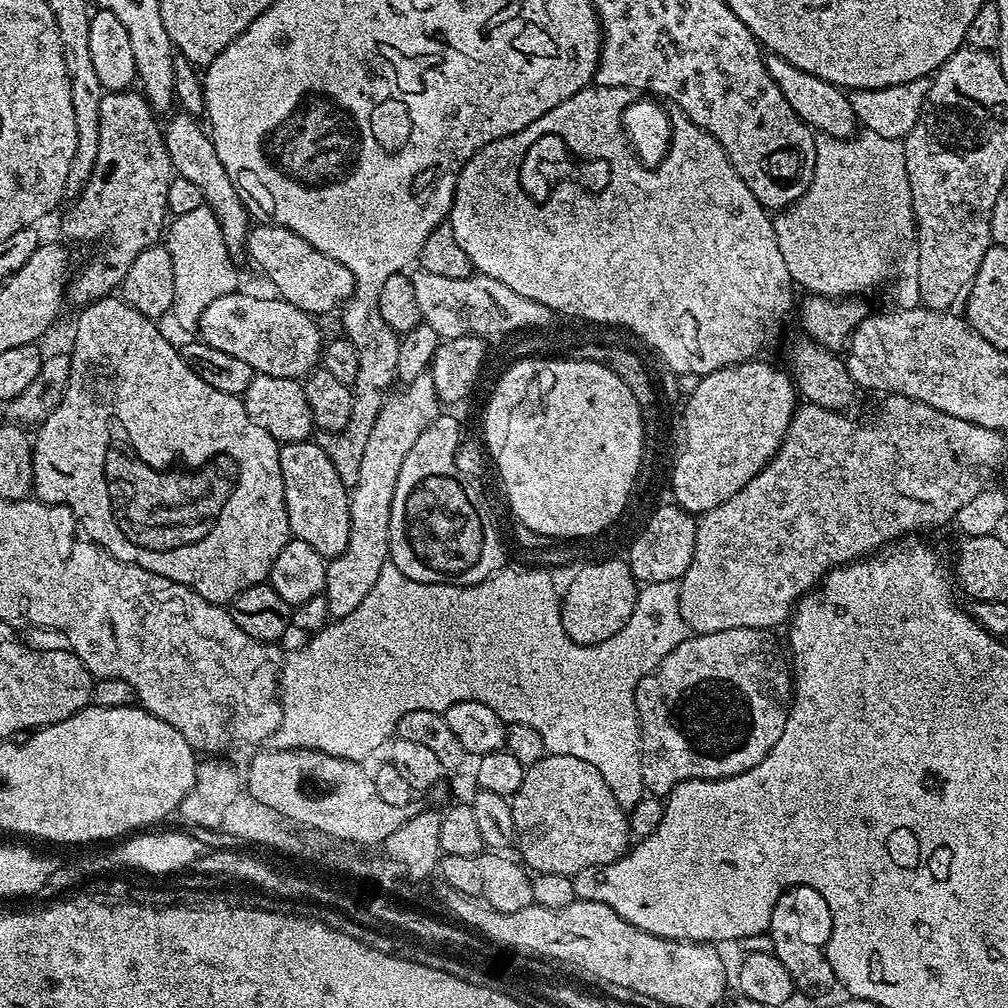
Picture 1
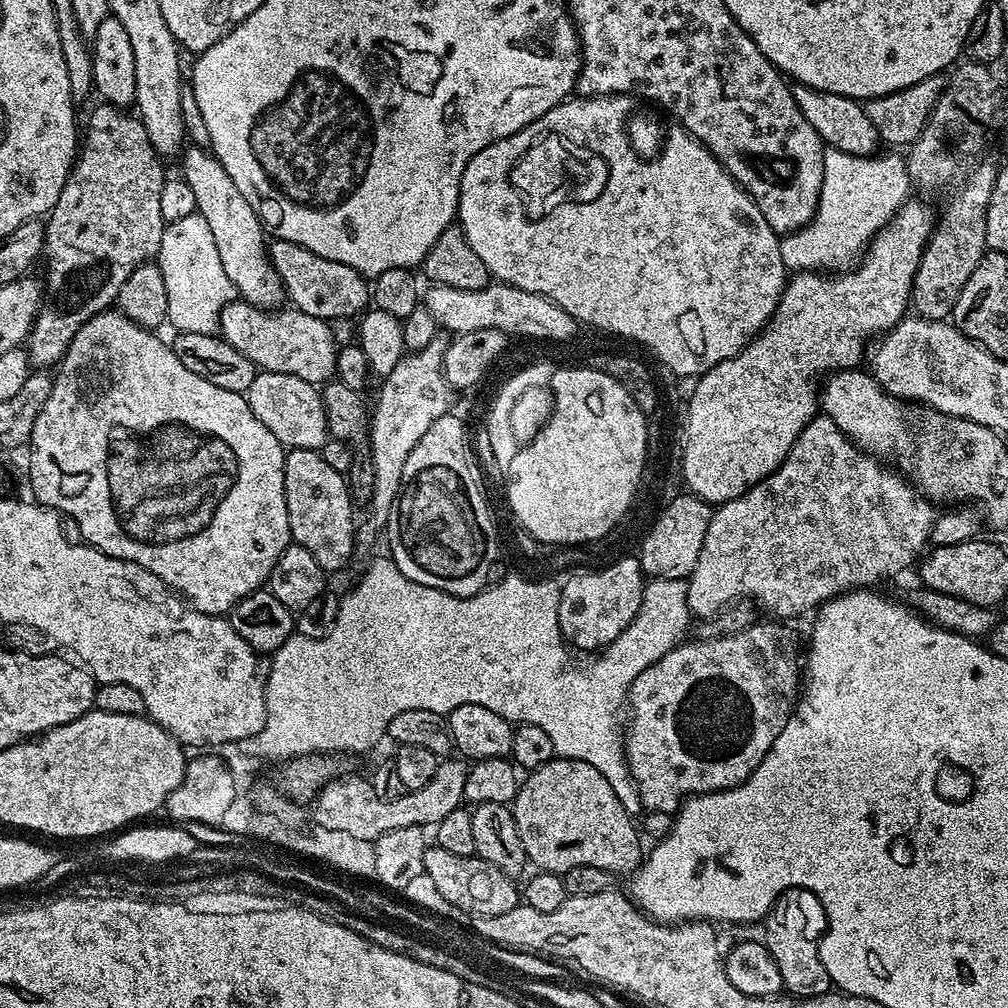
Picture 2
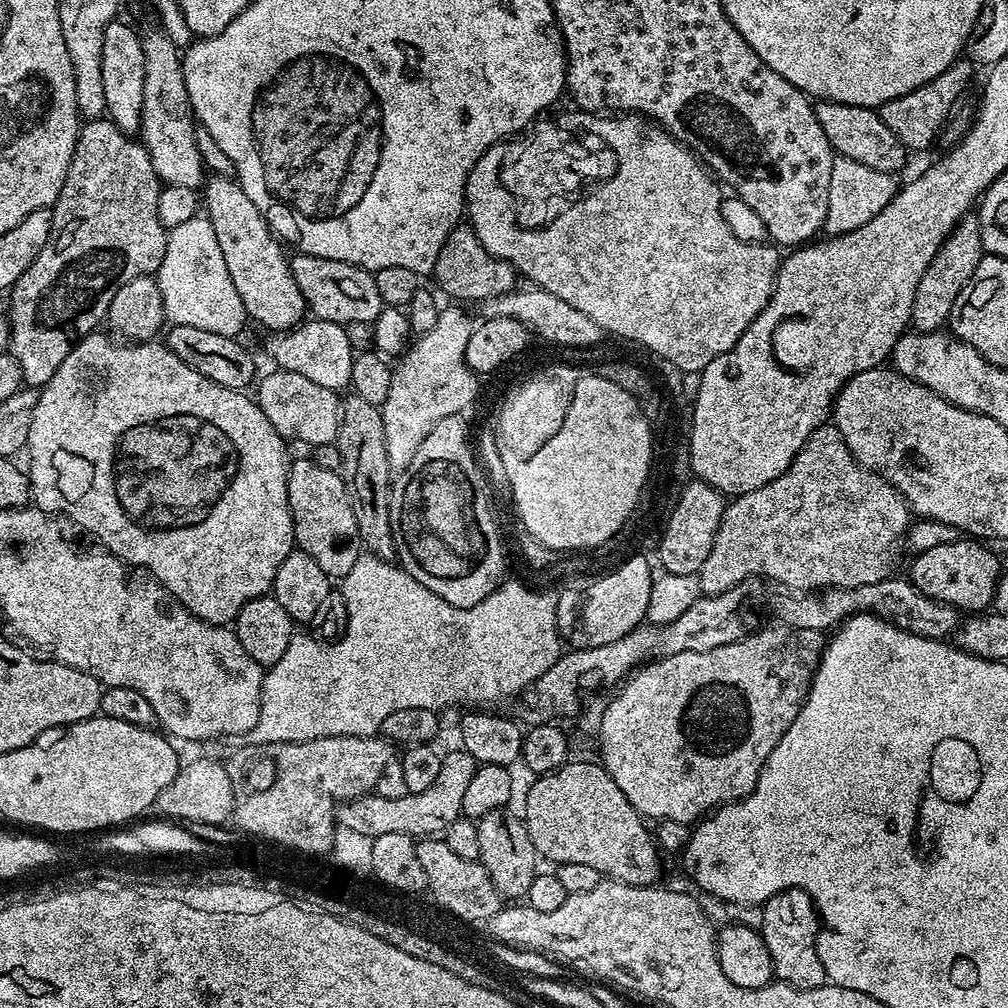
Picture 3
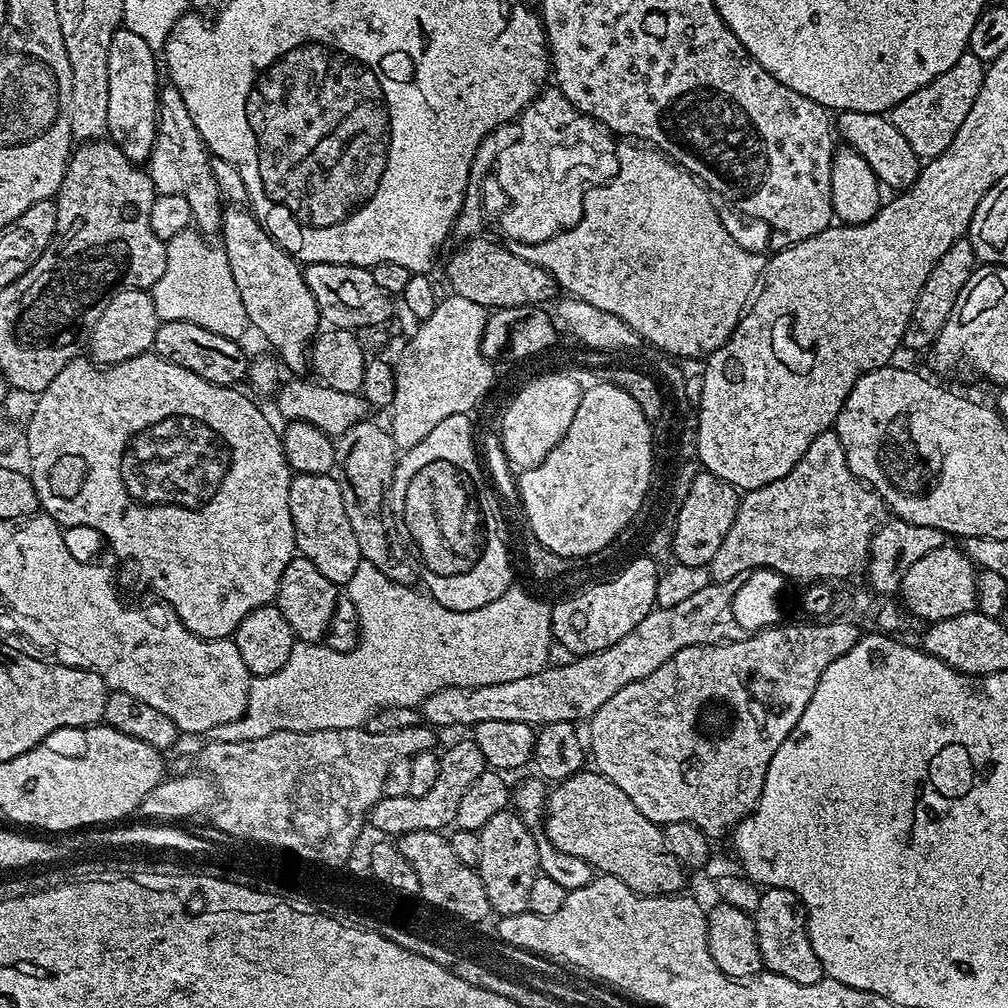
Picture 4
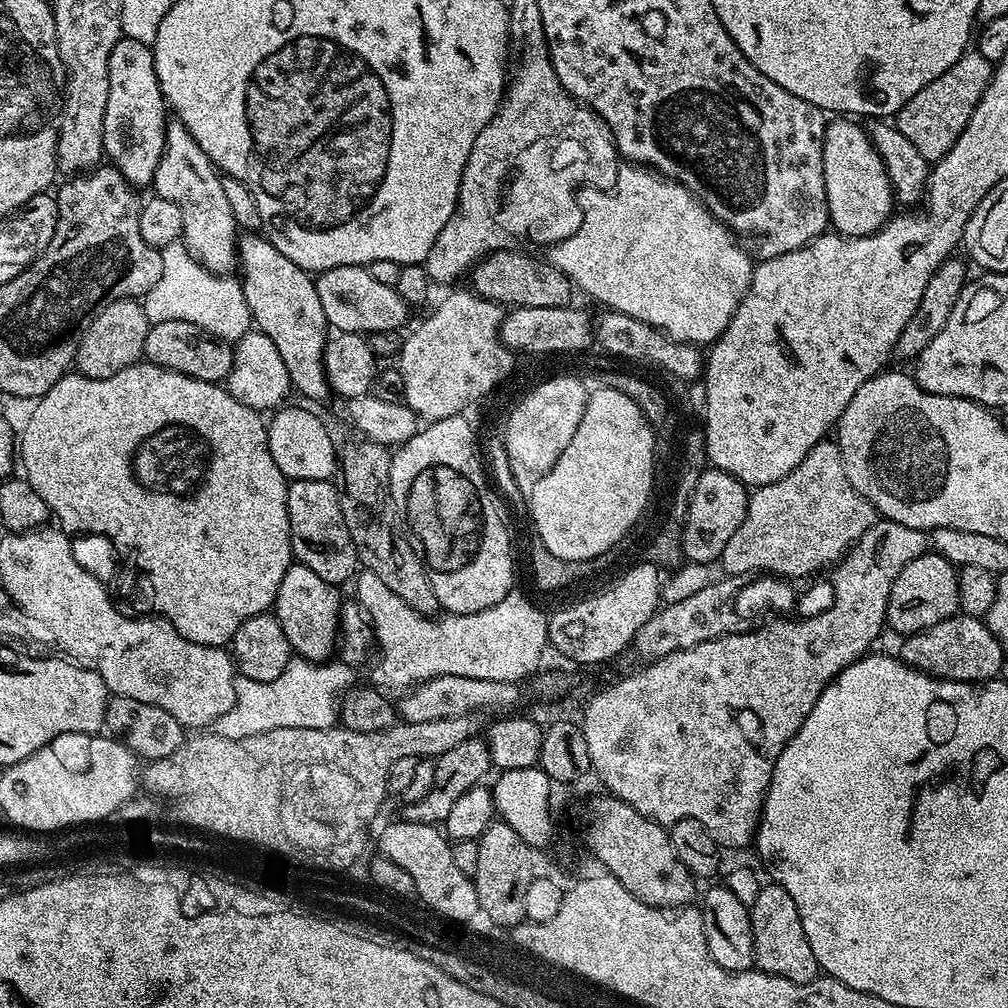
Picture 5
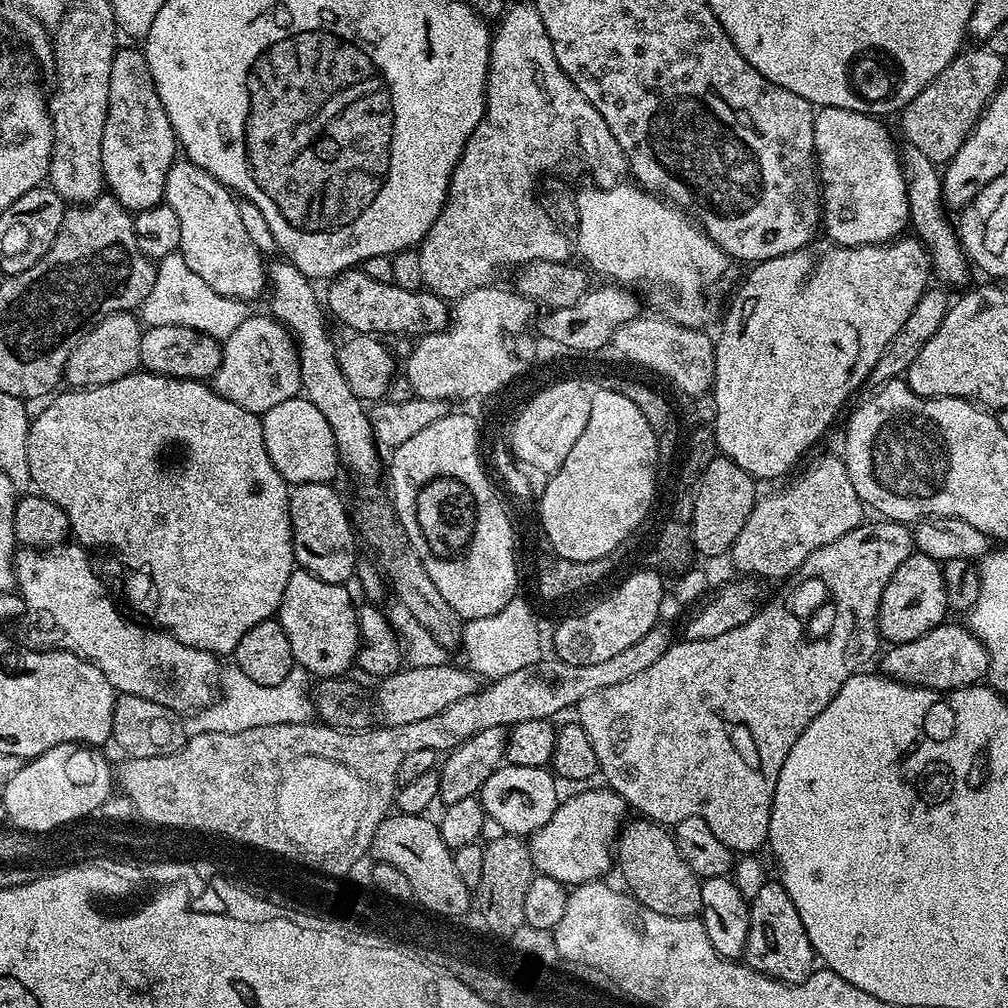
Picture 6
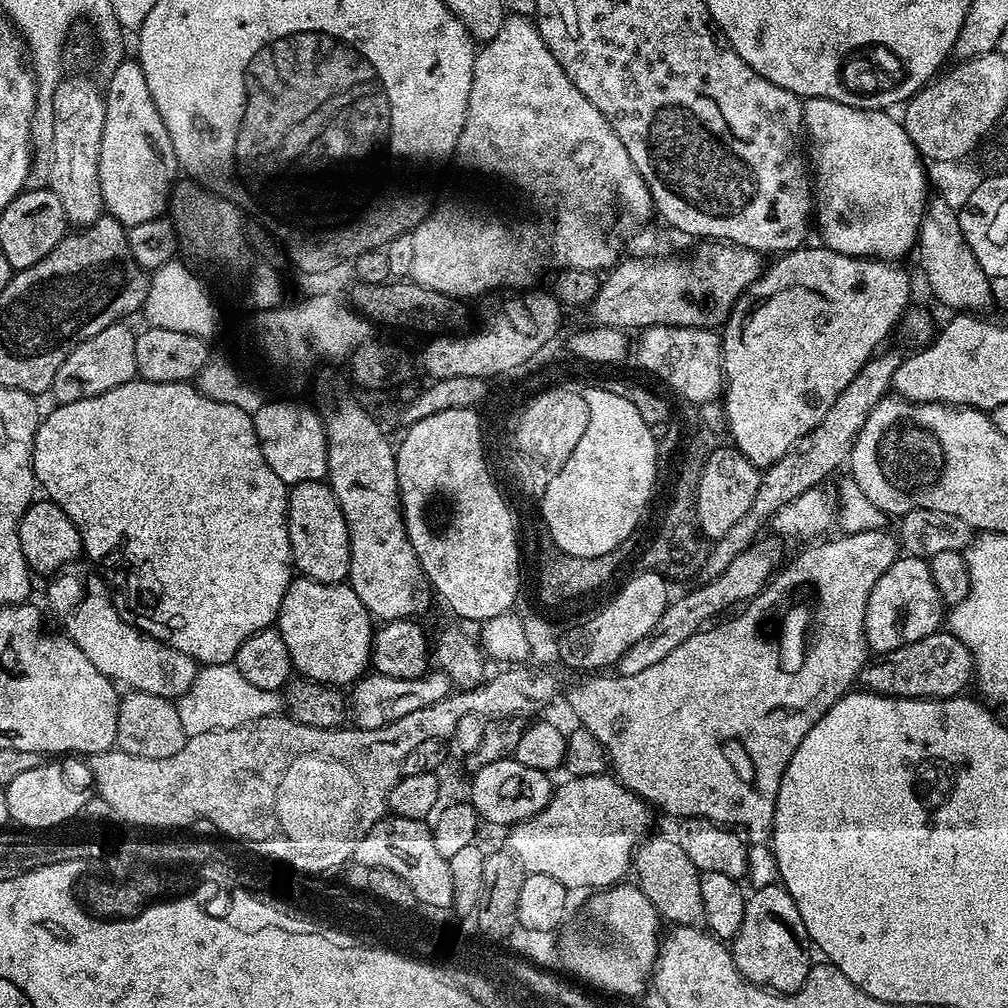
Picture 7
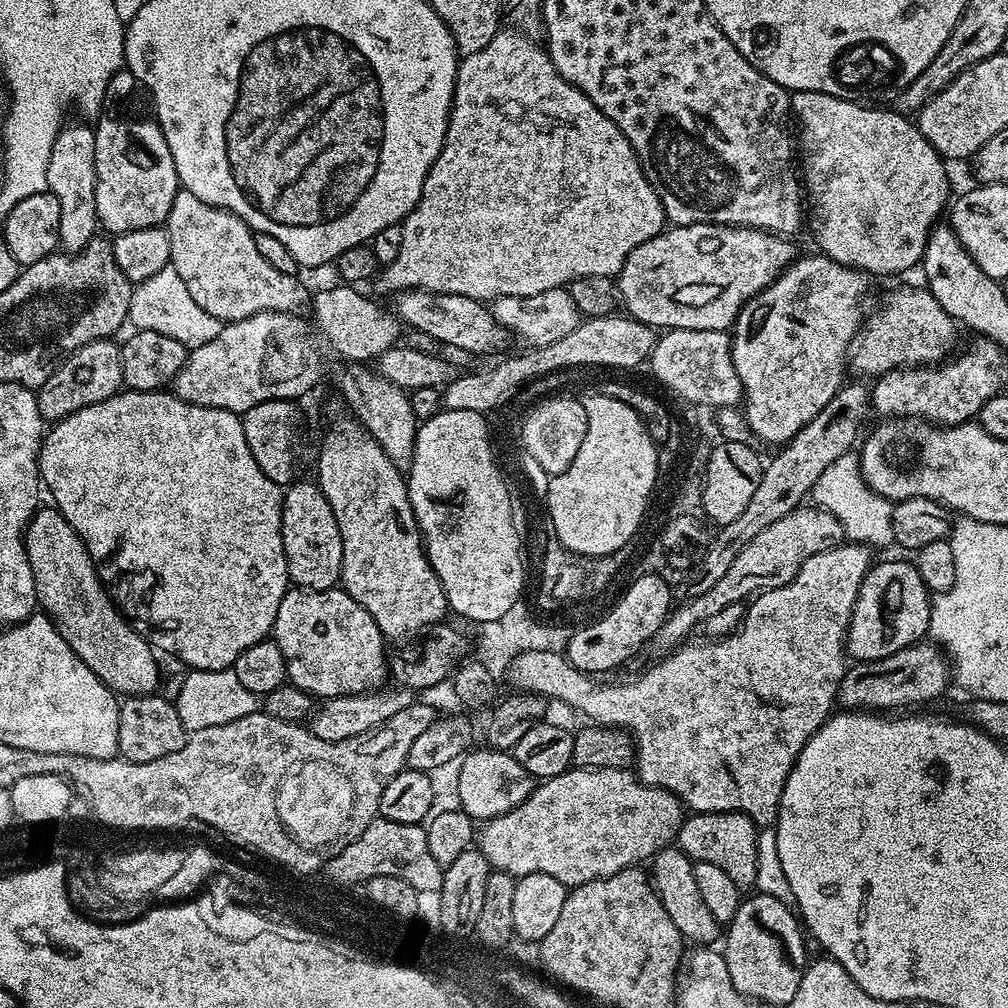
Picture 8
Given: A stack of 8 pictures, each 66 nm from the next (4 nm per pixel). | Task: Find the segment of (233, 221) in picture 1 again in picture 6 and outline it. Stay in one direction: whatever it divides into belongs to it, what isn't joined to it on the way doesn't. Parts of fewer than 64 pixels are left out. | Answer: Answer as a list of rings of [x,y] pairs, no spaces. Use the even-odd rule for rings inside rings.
[[[280,258],[275,262],[269,263],[266,268],[266,301],[268,300],[267,311],[273,320],[283,324],[289,332],[292,333],[296,341],[296,353],[300,359],[300,391],[302,396],[308,399],[318,408],[319,413],[330,424],[330,430],[333,431],[334,442],[336,443],[336,452],[339,456],[339,463],[349,468],[356,476],[376,476],[381,475],[382,464],[380,468],[380,456],[378,445],[374,434],[372,433],[372,422],[370,419],[369,409],[366,407],[365,401],[358,399],[354,394],[354,390],[350,390],[350,386],[346,383],[346,378],[342,375],[342,366],[338,366],[338,358],[336,357],[338,348],[328,337],[328,330],[324,326],[324,316],[326,318],[326,308],[316,297],[313,281],[302,275],[293,264],[289,264],[287,260]]]

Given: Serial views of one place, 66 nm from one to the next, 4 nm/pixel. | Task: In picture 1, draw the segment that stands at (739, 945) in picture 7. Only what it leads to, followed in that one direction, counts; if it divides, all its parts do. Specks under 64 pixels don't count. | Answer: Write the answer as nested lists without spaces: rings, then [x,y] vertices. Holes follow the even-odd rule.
[[[801,884],[785,890],[771,905],[766,932],[769,937],[772,935],[771,951],[776,953],[782,966],[790,970],[790,978],[799,995],[824,996],[837,987],[836,975],[826,955],[832,933],[830,906],[818,890]]]

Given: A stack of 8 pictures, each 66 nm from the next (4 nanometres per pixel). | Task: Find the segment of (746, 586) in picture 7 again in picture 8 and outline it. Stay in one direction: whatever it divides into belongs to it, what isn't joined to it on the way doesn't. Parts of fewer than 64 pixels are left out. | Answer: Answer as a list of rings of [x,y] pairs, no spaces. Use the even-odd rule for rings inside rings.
[[[801,506],[795,508],[786,518],[778,518],[771,526],[766,526],[758,538],[751,540],[734,558],[730,570],[726,570],[723,578],[718,578],[706,594],[698,594],[685,599],[685,604],[677,603],[668,613],[668,617],[658,626],[652,635],[650,648],[668,654],[677,649],[688,637],[690,632],[699,629],[706,618],[719,614],[726,606],[747,601],[757,594],[767,592],[770,588],[786,586],[795,580],[802,562],[814,554],[822,554],[822,550],[830,550],[845,543],[846,537],[838,518],[817,506]],[[810,507],[810,508],[808,508]],[[748,596],[748,597],[747,597]],[[680,604],[680,605],[679,605]]]

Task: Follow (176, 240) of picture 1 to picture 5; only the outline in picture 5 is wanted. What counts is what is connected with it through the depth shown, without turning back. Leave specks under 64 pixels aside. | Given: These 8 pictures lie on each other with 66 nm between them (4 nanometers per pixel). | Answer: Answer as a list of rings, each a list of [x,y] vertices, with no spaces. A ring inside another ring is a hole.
[[[177,242],[159,249],[162,258],[162,278],[142,297],[149,325],[158,322],[194,322],[220,340],[235,343],[253,325],[252,312],[246,302],[243,283],[228,274],[218,275],[202,266],[188,253],[188,247]]]

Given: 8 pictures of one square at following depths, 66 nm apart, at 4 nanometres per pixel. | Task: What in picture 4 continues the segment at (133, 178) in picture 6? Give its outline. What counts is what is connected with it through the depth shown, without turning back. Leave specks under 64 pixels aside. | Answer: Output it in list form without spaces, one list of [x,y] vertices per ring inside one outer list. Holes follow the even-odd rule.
[[[121,27],[114,34],[114,38],[110,38],[110,110],[108,111],[108,131],[106,133],[107,139],[116,144],[118,150],[122,152],[129,160],[133,162],[147,161],[148,156],[152,153],[152,147],[154,146],[154,138],[156,137],[156,101],[158,99],[158,83],[156,84],[156,64],[158,68],[158,56],[145,40],[134,34],[134,30]]]

